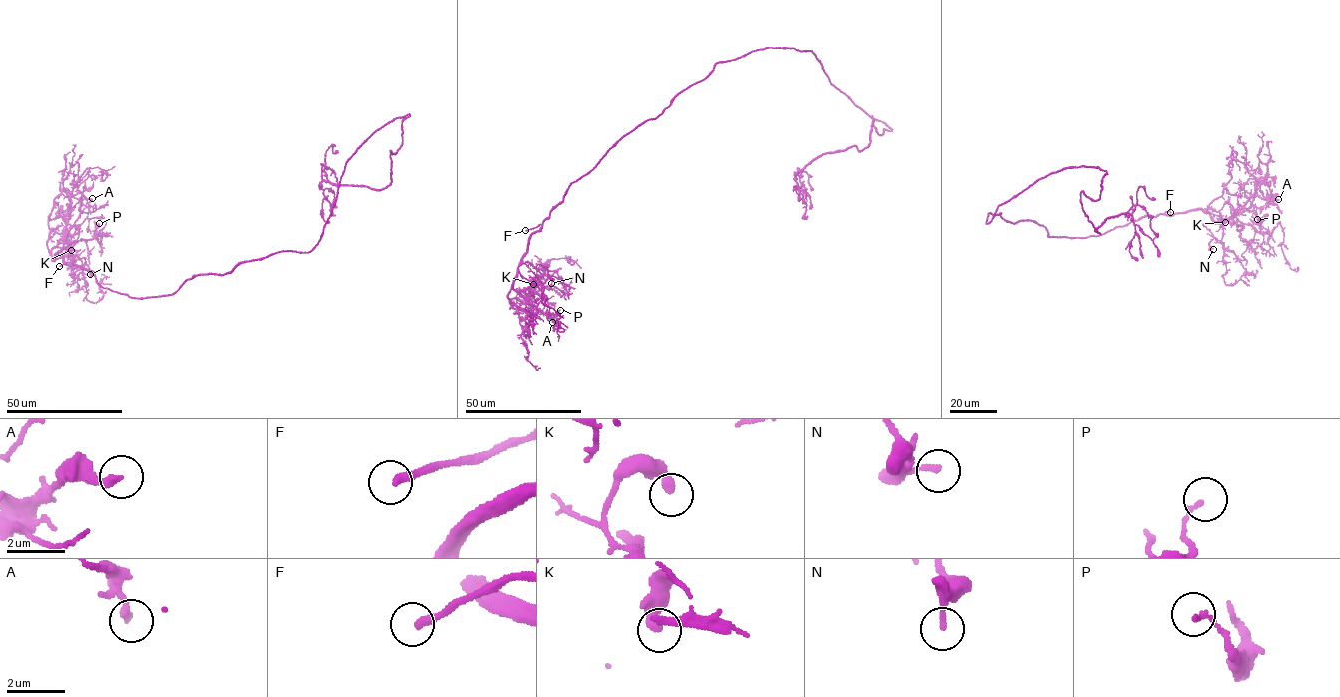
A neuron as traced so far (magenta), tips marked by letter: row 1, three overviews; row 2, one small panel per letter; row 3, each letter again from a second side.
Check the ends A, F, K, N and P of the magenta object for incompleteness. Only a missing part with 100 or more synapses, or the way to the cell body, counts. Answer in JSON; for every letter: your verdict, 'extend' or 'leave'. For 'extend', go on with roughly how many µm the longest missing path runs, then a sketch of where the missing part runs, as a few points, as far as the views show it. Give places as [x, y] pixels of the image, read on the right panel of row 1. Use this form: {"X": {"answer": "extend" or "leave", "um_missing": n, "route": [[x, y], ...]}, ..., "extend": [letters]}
{"A": {"answer": "leave"}, "F": {"answer": "extend", "um_missing": 30, "route": [[1170, 212], [1182, 210], [1198, 216], [1198, 220], [1201, 219]]}, "K": {"answer": "leave"}, "N": {"answer": "leave"}, "P": {"answer": "leave"}, "extend": ["F"]}

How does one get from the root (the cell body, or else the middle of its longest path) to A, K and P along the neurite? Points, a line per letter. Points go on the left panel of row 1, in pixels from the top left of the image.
A: (251, 260), (164, 296), (103, 288), (61, 252), (52, 259), (47, 244), (56, 197), (87, 206), (92, 198)
K: (251, 260), (225, 274), (198, 274), (171, 294), (135, 298), (102, 287), (61, 252), (55, 257), (71, 250)
P: (251, 260), (132, 297), (61, 252), (52, 258), (99, 223)

